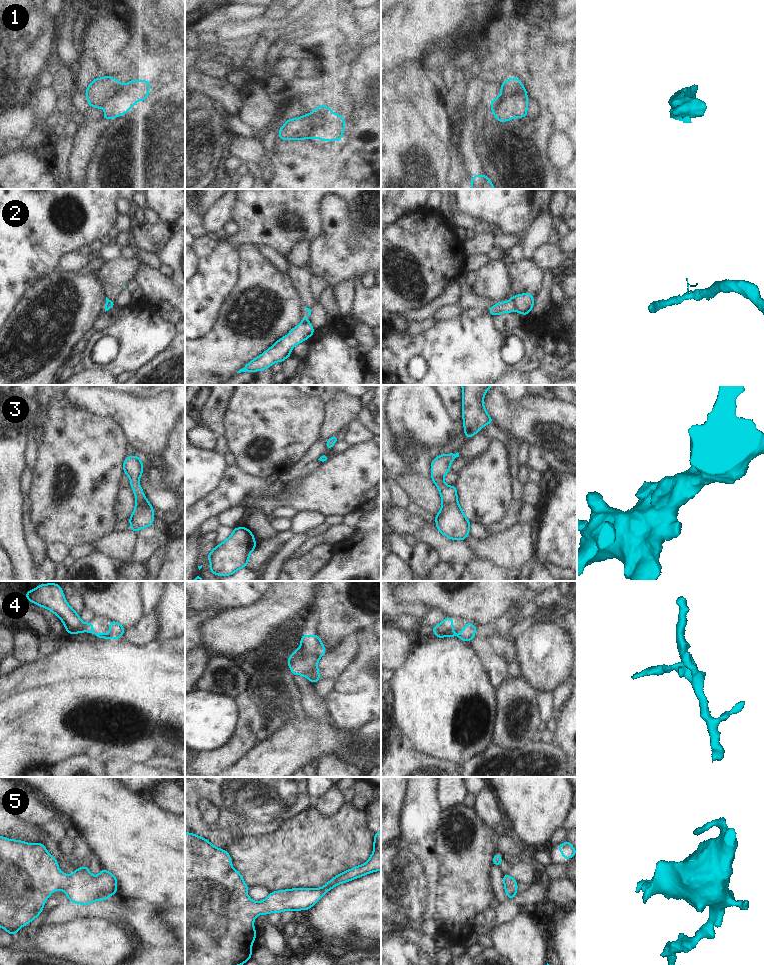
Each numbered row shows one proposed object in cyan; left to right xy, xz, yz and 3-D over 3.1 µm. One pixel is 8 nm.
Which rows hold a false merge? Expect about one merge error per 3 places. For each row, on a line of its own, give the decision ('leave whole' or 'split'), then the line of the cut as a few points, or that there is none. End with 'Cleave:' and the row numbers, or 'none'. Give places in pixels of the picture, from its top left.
1: split | yz (526, 95), (511, 93), (501, 96)
2: split | yz (514, 297), (514, 307), (516, 310)
3: leave whole | no cut
4: leave whole | no cut
5: leave whole | no cut
Cleave: 1, 2

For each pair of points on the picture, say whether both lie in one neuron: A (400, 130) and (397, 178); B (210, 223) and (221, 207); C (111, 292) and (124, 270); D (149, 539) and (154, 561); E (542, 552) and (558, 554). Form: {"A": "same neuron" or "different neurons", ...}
{"A": "same neuron", "B": "same neuron", "C": "same neuron", "D": "different neurons", "E": "same neuron"}

